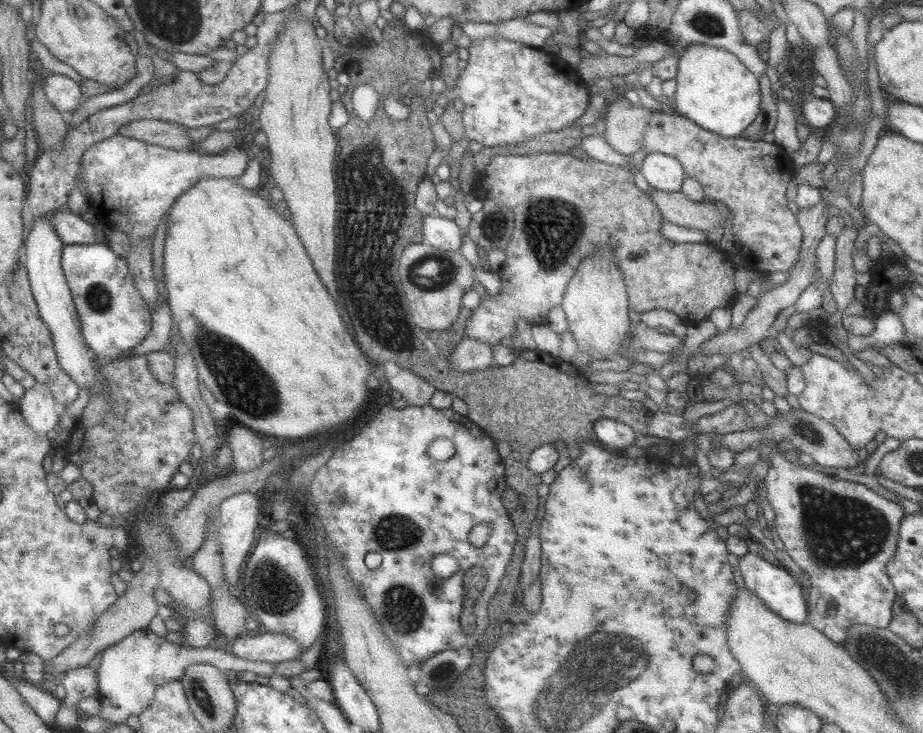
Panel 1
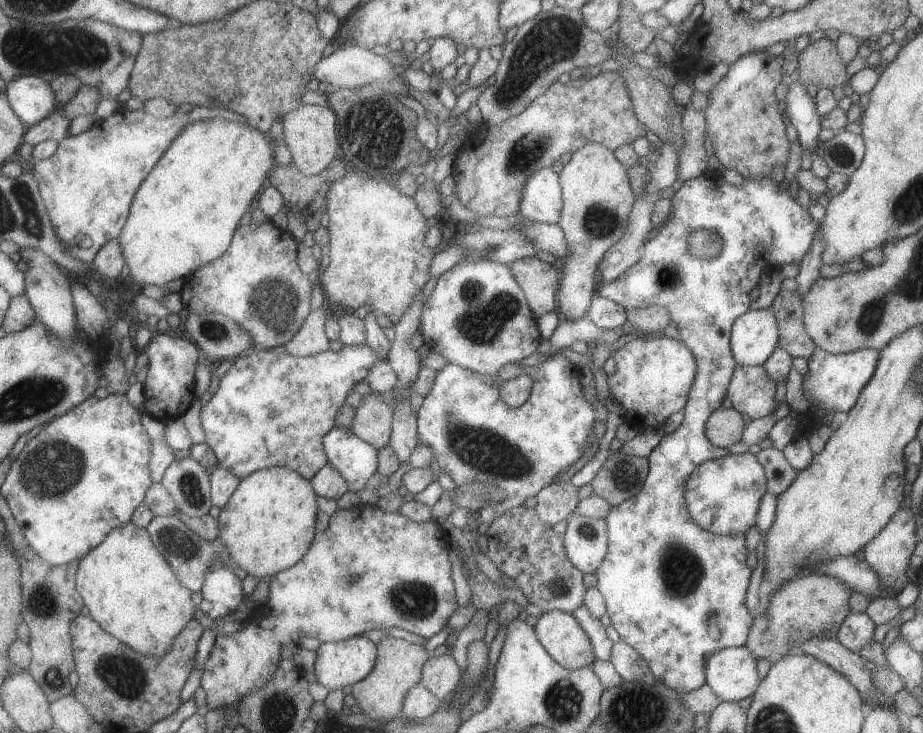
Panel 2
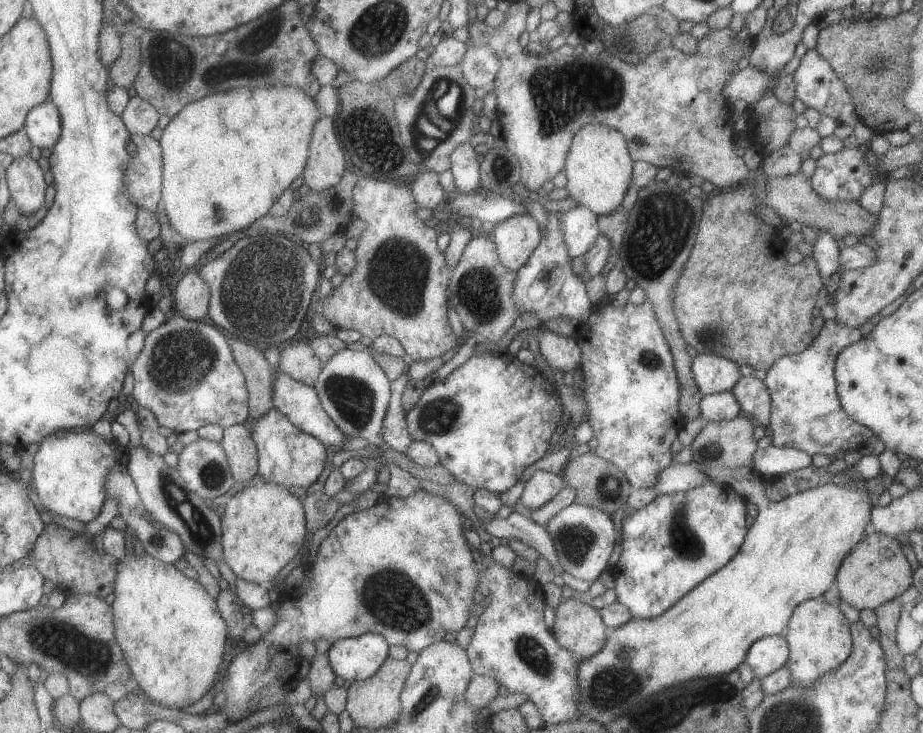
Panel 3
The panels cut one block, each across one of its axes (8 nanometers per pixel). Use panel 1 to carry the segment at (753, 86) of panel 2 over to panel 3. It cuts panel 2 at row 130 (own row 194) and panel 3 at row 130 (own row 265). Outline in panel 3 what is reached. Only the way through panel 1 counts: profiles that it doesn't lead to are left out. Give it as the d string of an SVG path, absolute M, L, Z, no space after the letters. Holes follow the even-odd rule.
M766 89L753 105L748 106L745 113L746 139L763 158L786 145L795 129L796 116L791 106L779 102L772 90Z

